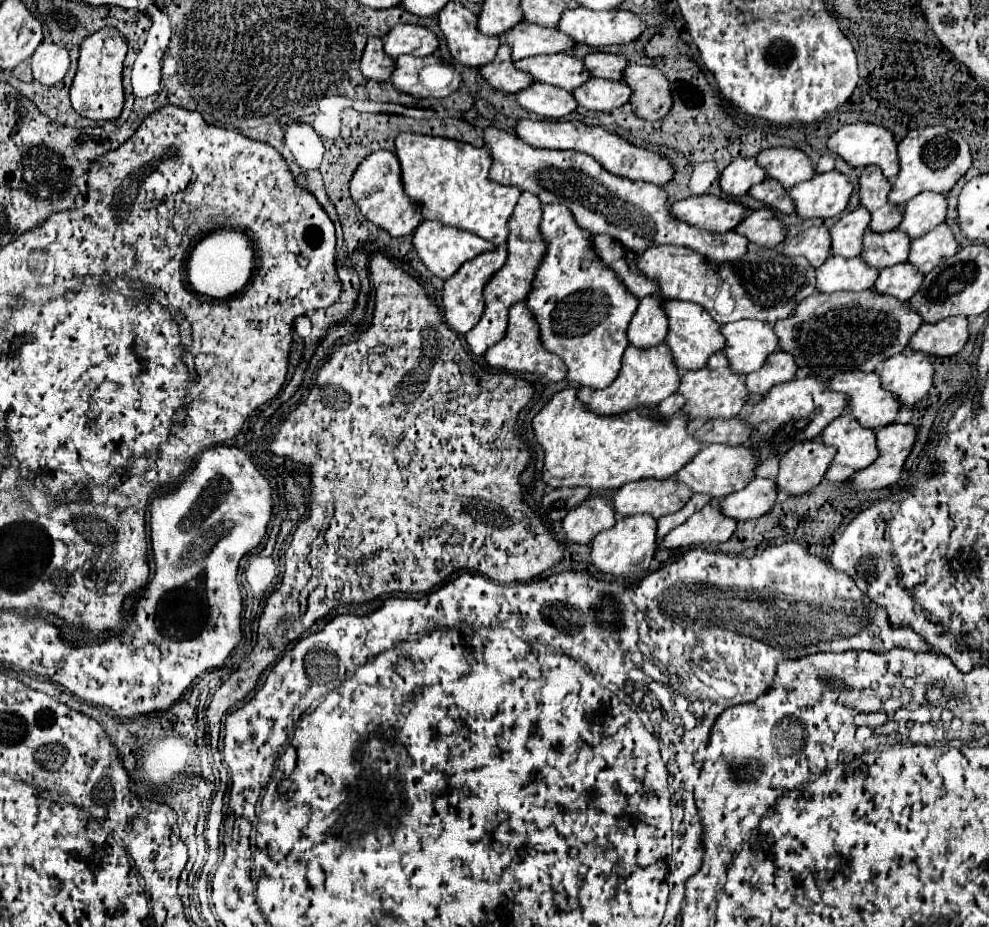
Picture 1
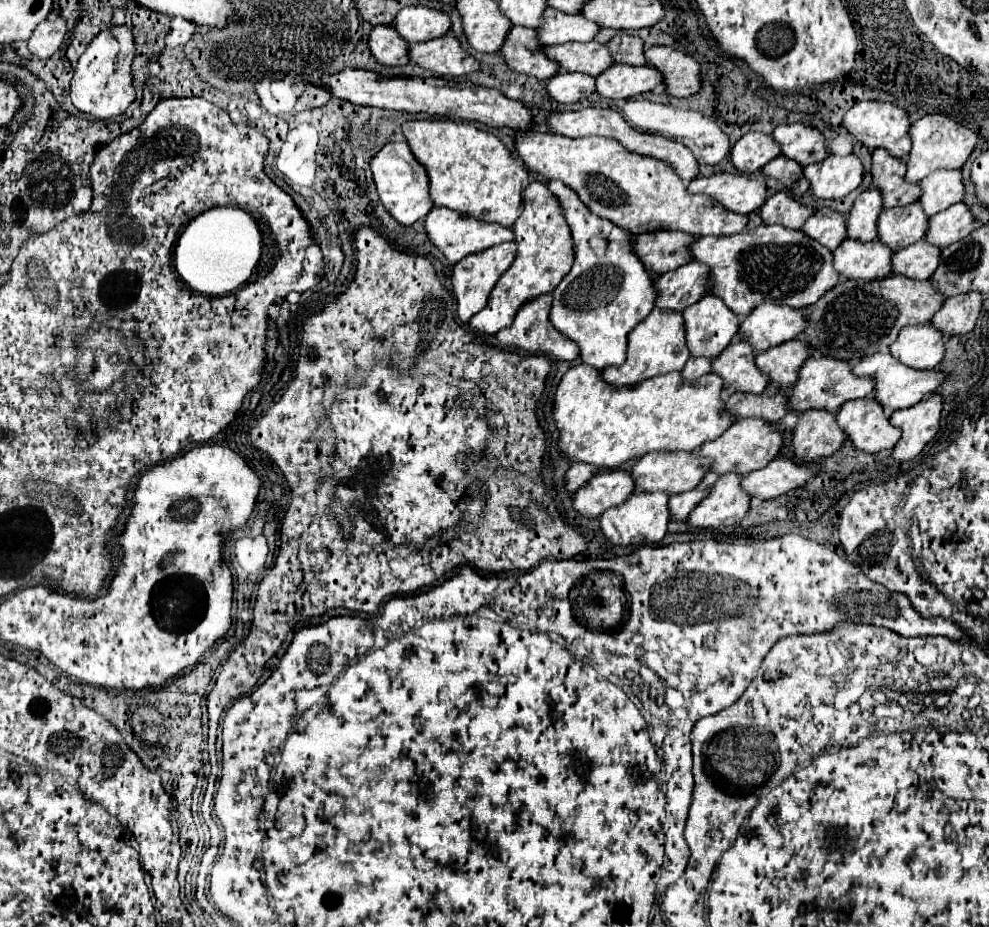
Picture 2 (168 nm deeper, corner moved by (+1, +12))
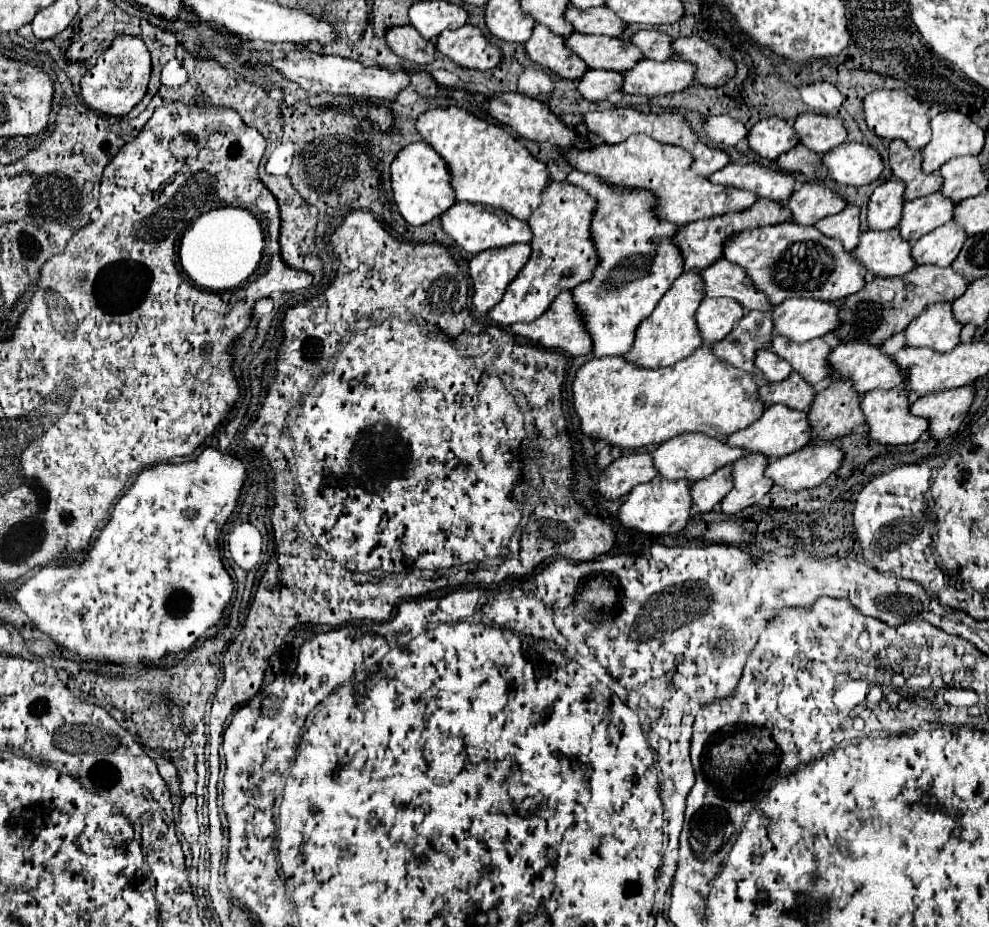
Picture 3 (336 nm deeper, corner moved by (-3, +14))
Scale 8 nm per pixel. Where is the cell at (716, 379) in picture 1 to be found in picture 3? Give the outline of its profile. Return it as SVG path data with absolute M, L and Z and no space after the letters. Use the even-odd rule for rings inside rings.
M762 348L762 352L758 352L754 364L768 382L782 382L792 372L792 368L786 360L780 360L772 350L766 350L766 348Z

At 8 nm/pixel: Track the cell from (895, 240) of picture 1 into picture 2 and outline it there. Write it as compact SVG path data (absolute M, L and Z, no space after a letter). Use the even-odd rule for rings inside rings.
M918 202L904 208L890 208L880 214L878 238L892 250L900 250L922 240L926 230L928 216Z

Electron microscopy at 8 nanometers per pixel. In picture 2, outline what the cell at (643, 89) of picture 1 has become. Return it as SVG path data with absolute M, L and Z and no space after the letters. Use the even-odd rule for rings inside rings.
M652 46L646 50L646 58L664 74L670 96L692 96L702 88L700 64L692 56L670 46Z

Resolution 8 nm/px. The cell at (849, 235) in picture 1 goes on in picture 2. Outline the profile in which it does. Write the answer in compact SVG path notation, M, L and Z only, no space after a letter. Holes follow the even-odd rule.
M878 188L864 190L848 216L848 236L858 242L870 242L878 236L878 216L882 212L882 192Z

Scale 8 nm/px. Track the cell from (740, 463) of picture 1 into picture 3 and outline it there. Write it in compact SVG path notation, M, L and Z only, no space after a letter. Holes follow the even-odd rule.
M774 404L774 406L768 406L764 410L764 414L754 424L750 424L744 430L738 430L738 432L730 434L726 438L726 442L730 446L742 448L744 454L762 454L768 460L776 460L776 458L782 458L786 454L792 454L792 452L804 448L808 444L808 440L810 440L810 434L812 434L812 430L810 430L806 412L792 410L792 408L784 406L784 404Z

